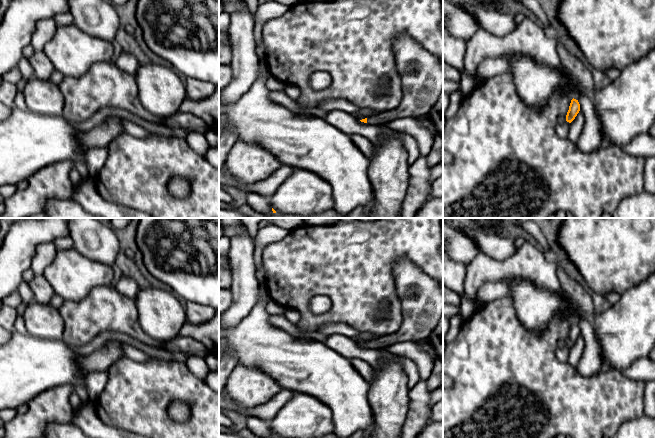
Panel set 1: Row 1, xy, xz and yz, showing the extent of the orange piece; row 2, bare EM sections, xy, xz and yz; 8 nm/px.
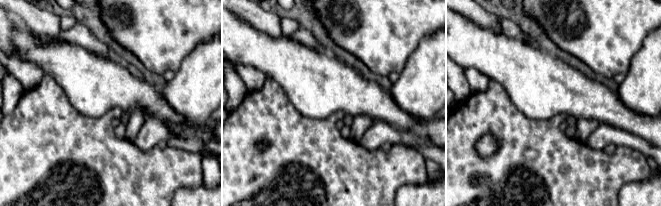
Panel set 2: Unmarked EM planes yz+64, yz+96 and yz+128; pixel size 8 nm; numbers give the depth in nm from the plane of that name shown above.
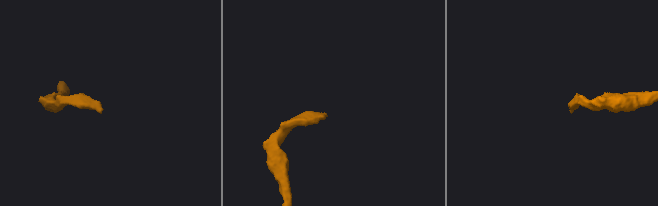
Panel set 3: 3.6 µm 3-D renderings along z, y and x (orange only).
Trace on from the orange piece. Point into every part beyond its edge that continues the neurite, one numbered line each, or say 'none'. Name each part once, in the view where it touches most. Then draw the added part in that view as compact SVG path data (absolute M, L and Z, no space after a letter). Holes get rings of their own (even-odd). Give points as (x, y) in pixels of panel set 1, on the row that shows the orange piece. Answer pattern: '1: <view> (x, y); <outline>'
1: xz (421, 73); M406 33L397 35L393 48L402 80L402 101L396 109L368 117L371 125L427 114L443 90L443 66L437 57Z

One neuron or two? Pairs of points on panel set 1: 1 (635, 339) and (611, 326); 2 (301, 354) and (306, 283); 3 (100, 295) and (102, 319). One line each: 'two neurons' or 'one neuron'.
1: one neuron
2: two neurons
3: one neuron

